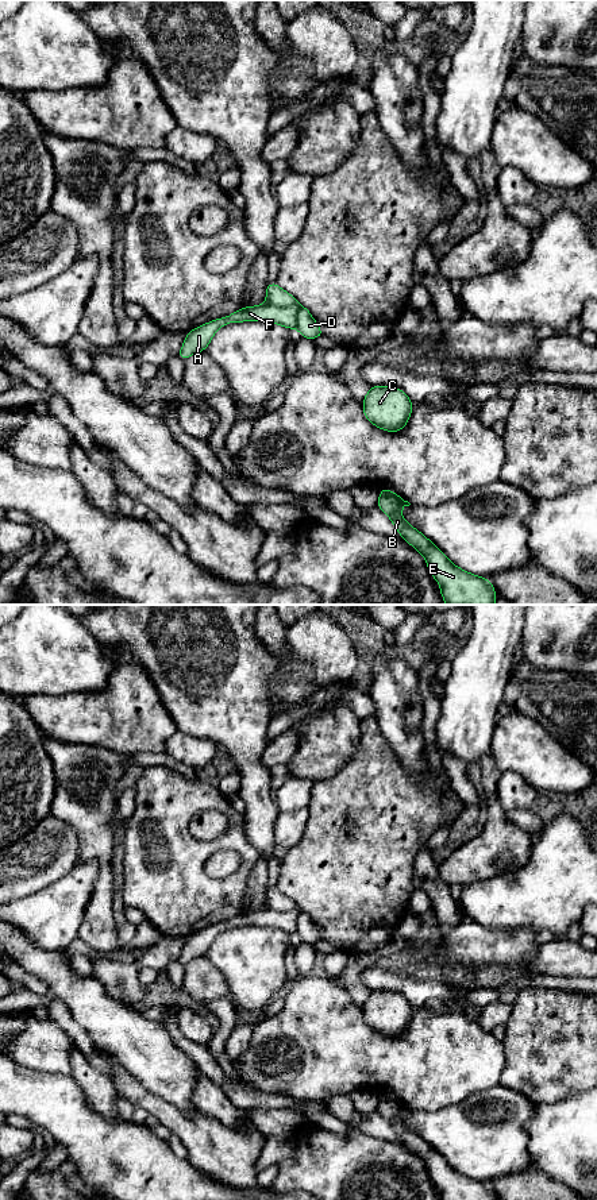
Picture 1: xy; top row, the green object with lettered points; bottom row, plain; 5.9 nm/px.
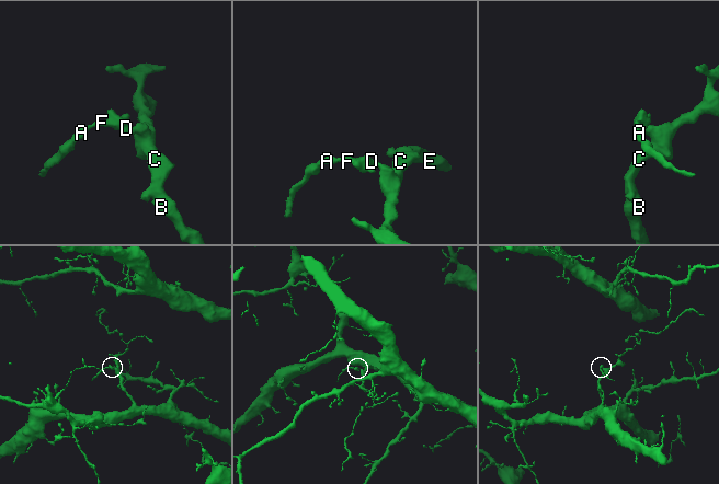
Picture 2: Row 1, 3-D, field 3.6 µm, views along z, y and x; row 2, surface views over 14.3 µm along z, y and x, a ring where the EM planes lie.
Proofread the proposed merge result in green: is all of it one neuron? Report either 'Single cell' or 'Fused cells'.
Fused cells

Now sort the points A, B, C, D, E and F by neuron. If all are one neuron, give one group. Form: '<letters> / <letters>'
A F / B C D E

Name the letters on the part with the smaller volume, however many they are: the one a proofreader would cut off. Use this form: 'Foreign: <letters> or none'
Foreign: A, F

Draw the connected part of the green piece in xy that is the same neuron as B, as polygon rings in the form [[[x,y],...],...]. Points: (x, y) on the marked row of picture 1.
[[[380,489],[375,506],[389,516],[403,540],[425,557],[431,575],[440,584],[440,594],[446,605],[494,605],[496,590],[489,579],[452,564],[432,541],[401,517],[401,508],[409,505],[390,489]]]

